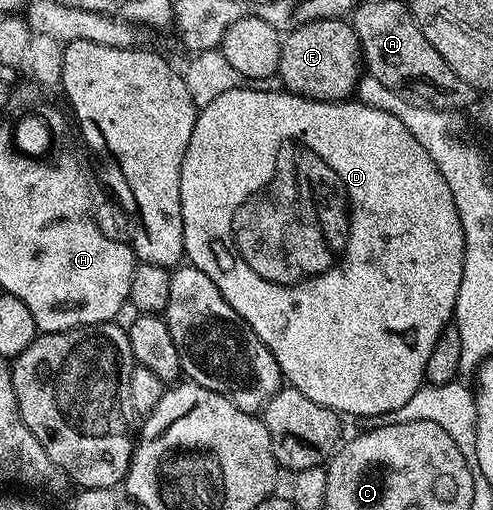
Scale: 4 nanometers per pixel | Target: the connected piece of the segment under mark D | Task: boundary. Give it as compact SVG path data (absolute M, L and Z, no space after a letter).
M239 88L224 92L223 95L216 96L211 103L198 110L198 119L192 128L192 140L188 140L188 148L184 152L184 160L180 168L180 208L182 209L182 219L184 220L184 255L185 261L194 266L212 284L216 284L218 291L228 300L228 304L250 327L250 331L265 344L272 352L276 364L282 370L282 377L289 385L294 386L308 400L316 400L316 404L324 404L328 408L338 411L342 416L376 416L384 412L392 412L400 408L400 404L411 398L412 392L416 392L424 385L424 375L428 356L432 353L432 344L440 336L440 332L445 326L451 325L454 317L454 305L456 296L460 292L460 280L464 276L465 262L465 232L462 230L460 216L458 215L456 204L453 202L452 192L449 191L448 184L440 180L437 166L432 162L432 157L416 142L408 128L388 112L382 112L377 108L365 106L357 100L343 100L340 102L316 102L313 98L304 98L300 94L278 91L258 91L249 88Z

